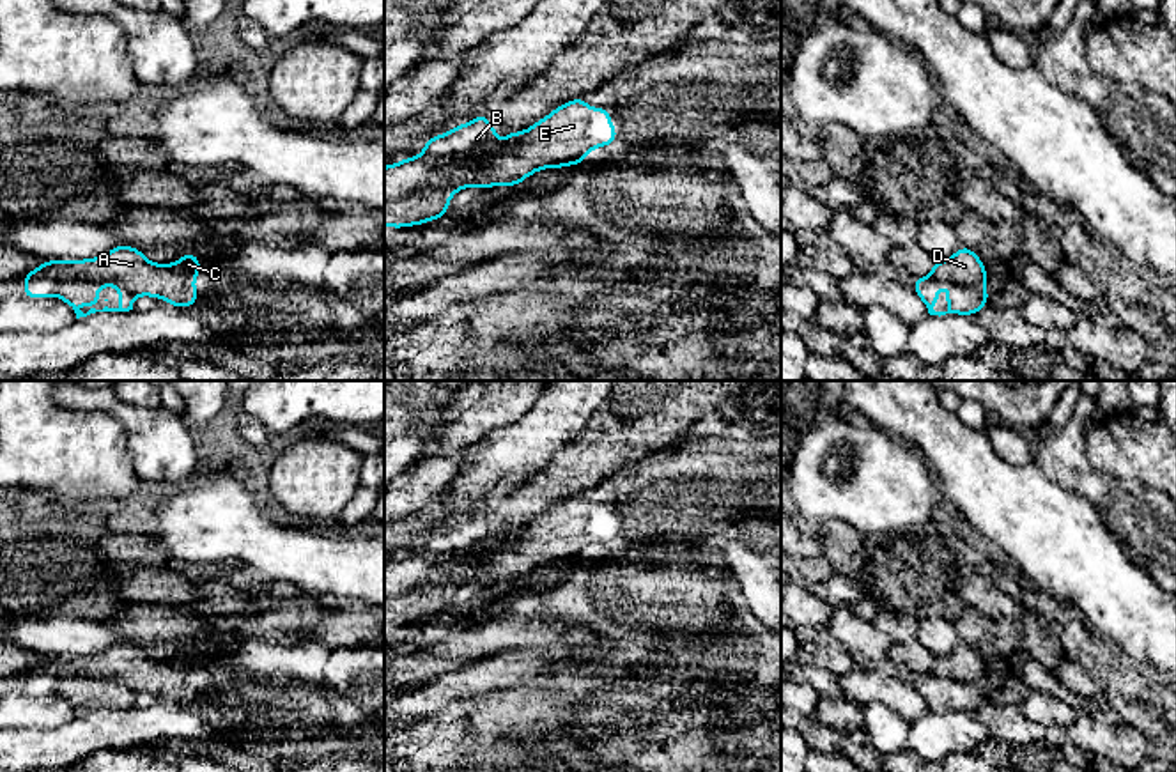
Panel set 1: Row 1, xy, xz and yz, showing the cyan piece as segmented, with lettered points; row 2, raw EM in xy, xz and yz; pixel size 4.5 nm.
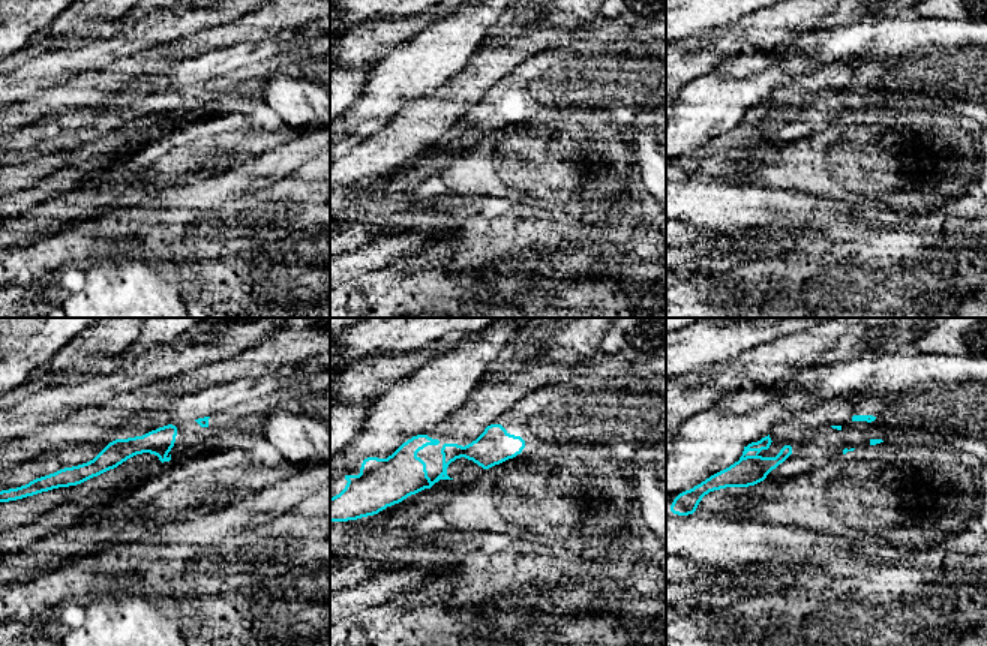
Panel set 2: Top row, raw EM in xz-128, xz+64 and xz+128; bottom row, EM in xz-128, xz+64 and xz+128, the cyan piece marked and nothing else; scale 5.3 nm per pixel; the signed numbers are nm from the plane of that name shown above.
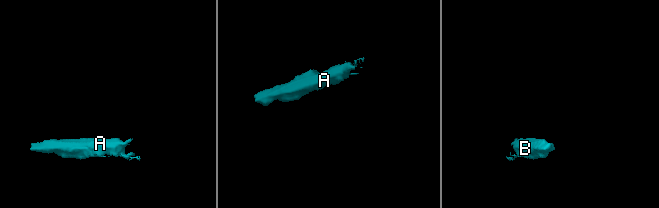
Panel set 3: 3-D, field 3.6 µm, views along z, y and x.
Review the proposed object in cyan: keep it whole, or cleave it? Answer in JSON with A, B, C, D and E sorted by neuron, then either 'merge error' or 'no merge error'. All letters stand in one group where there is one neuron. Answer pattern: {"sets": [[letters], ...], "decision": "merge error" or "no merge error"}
{"sets": [["A", "C", "D", "E"], ["B"]], "decision": "merge error"}

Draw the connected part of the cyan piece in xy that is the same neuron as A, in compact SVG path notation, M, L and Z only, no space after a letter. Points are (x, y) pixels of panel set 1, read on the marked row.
M120 244L106 255L83 260L46 260L21 278L73 278L129 287L136 296L168 301L170 306L188 308L198 303L195 278L202 266L197 253L182 253L175 264L154 264L145 253Z

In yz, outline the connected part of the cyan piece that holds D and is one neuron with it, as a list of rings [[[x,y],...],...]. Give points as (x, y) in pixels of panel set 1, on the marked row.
[[[967,246],[946,260],[935,260],[932,276],[939,282],[953,282],[958,285],[983,285],[986,278],[986,266]]]

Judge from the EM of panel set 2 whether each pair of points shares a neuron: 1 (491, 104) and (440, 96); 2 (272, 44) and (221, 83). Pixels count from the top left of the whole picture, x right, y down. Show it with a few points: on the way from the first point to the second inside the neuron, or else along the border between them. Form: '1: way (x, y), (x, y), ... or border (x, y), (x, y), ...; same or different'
1: border (483, 96), (465, 113); different
2: border (272, 56), (206, 81); different

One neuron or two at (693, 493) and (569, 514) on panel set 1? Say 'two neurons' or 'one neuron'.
one neuron

